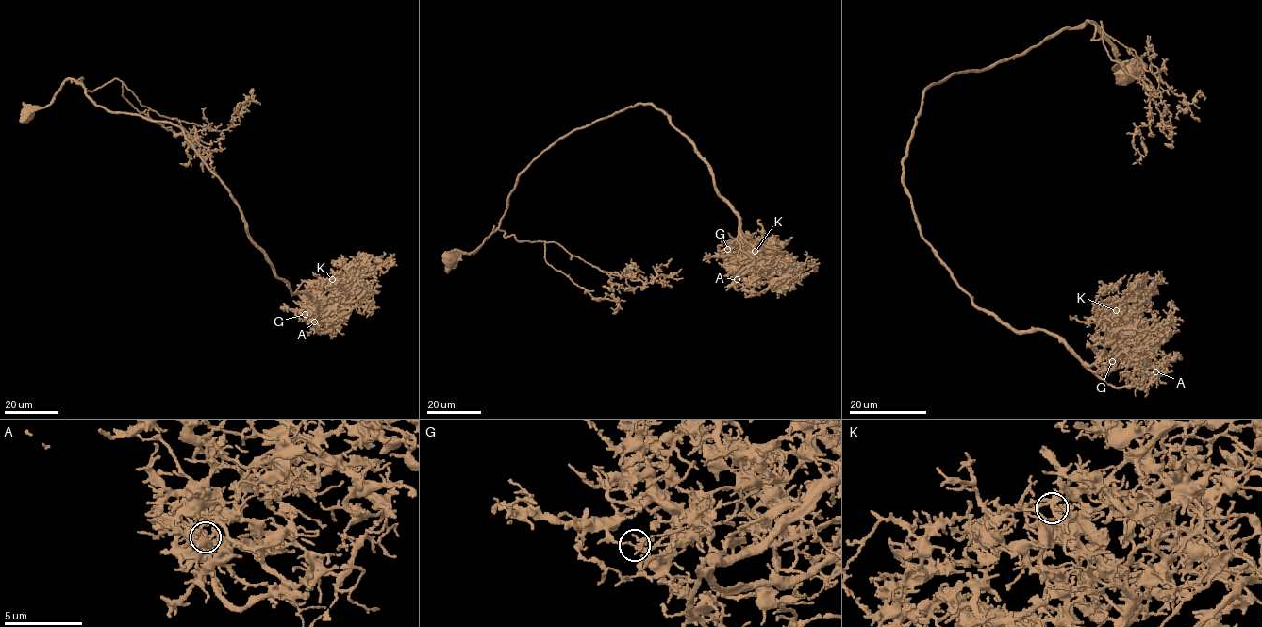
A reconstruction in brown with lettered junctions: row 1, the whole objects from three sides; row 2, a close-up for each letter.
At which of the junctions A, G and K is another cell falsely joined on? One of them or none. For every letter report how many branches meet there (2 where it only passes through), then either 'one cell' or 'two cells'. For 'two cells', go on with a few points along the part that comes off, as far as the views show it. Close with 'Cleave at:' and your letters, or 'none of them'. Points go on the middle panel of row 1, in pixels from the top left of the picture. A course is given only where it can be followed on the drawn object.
A: 3 branches meet; one cell
G: 3 branches meet; one cell
K: 3 branches meet; one cell
Cleave at: none of them

